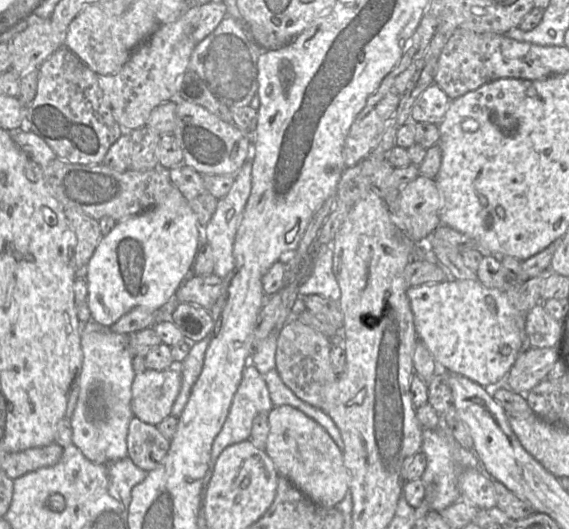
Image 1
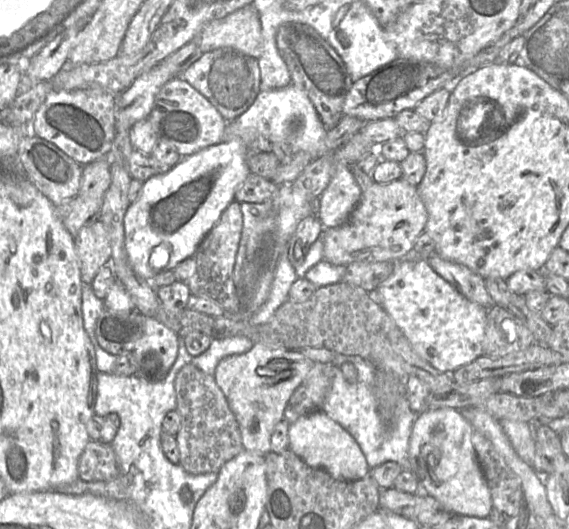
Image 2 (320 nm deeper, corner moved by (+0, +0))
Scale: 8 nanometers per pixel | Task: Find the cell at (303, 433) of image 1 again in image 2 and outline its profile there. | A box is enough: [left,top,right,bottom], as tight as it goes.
[288,410,370,481]

